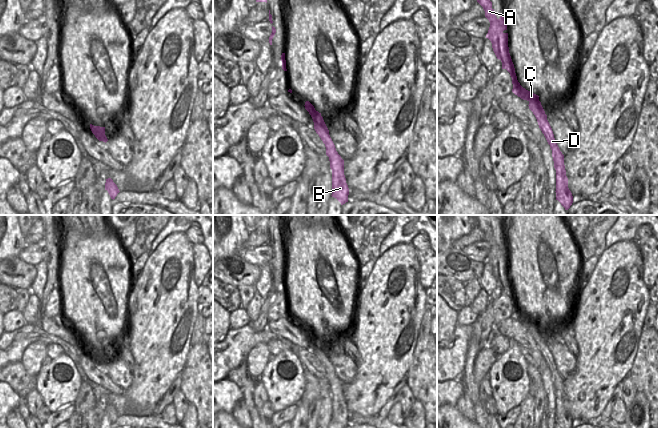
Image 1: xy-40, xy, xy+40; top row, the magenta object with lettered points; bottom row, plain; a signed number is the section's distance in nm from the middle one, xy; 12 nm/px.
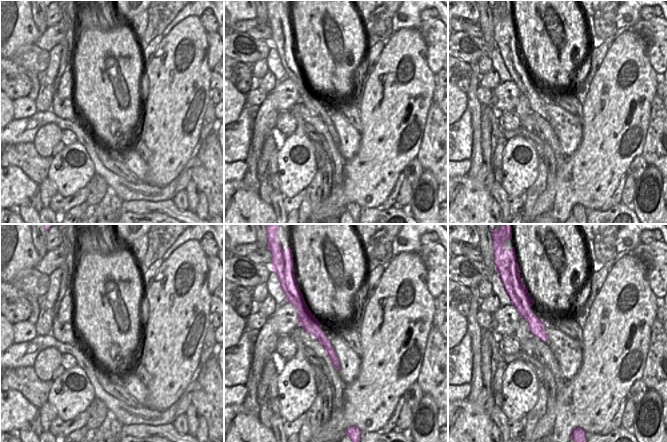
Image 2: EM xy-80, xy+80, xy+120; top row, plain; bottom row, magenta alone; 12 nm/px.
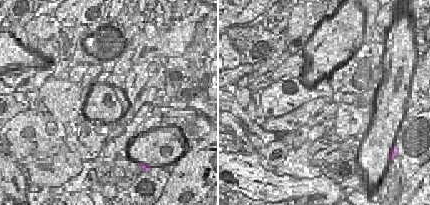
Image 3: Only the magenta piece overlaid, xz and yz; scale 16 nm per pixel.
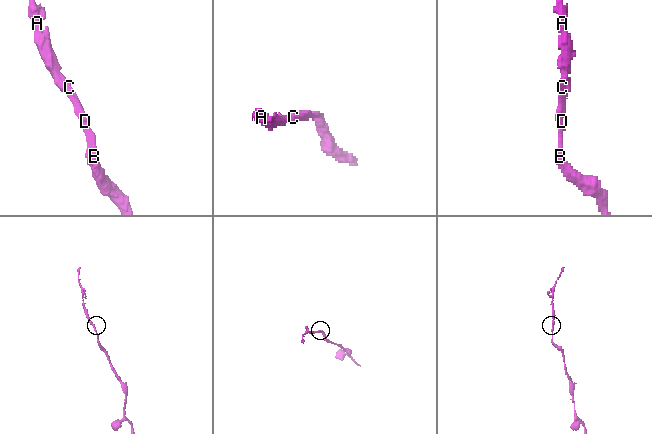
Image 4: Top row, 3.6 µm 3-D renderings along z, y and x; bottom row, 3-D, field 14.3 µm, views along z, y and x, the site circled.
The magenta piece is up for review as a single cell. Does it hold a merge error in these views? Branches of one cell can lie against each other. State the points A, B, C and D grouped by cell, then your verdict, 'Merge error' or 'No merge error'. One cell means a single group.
Groups: A B C D. No merge error.

